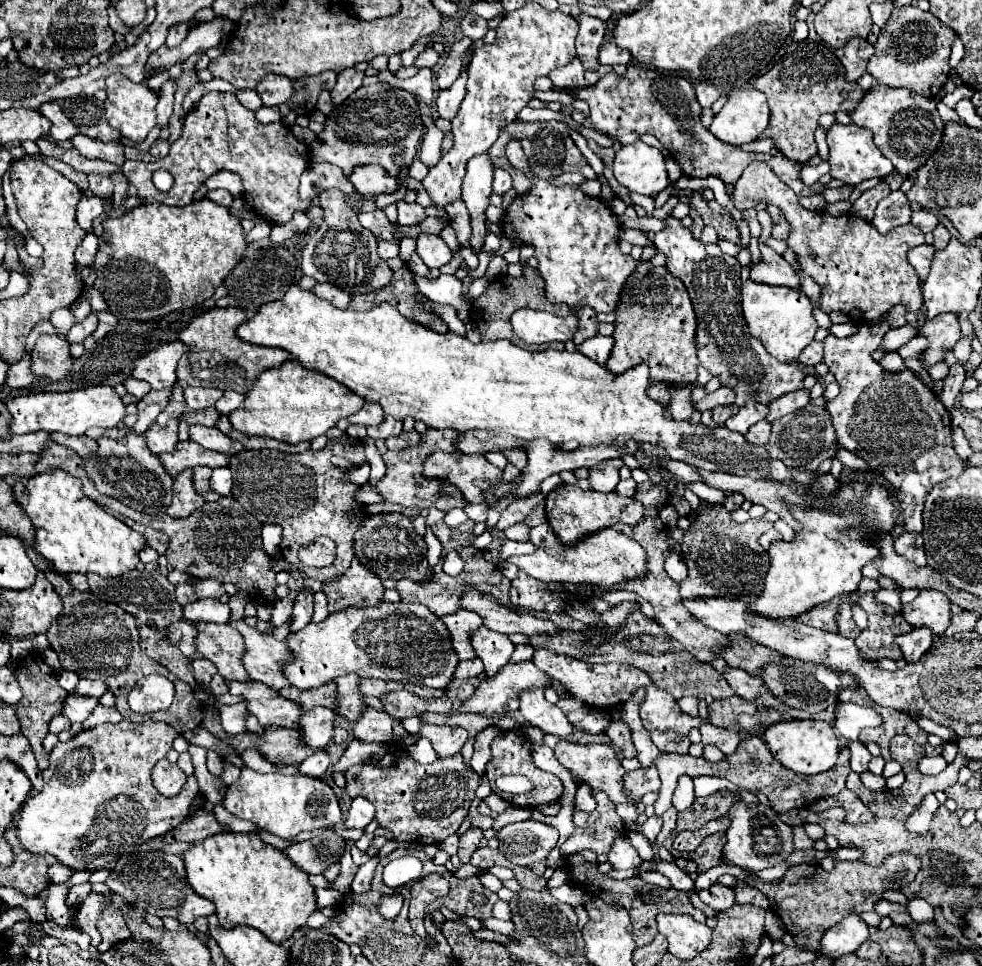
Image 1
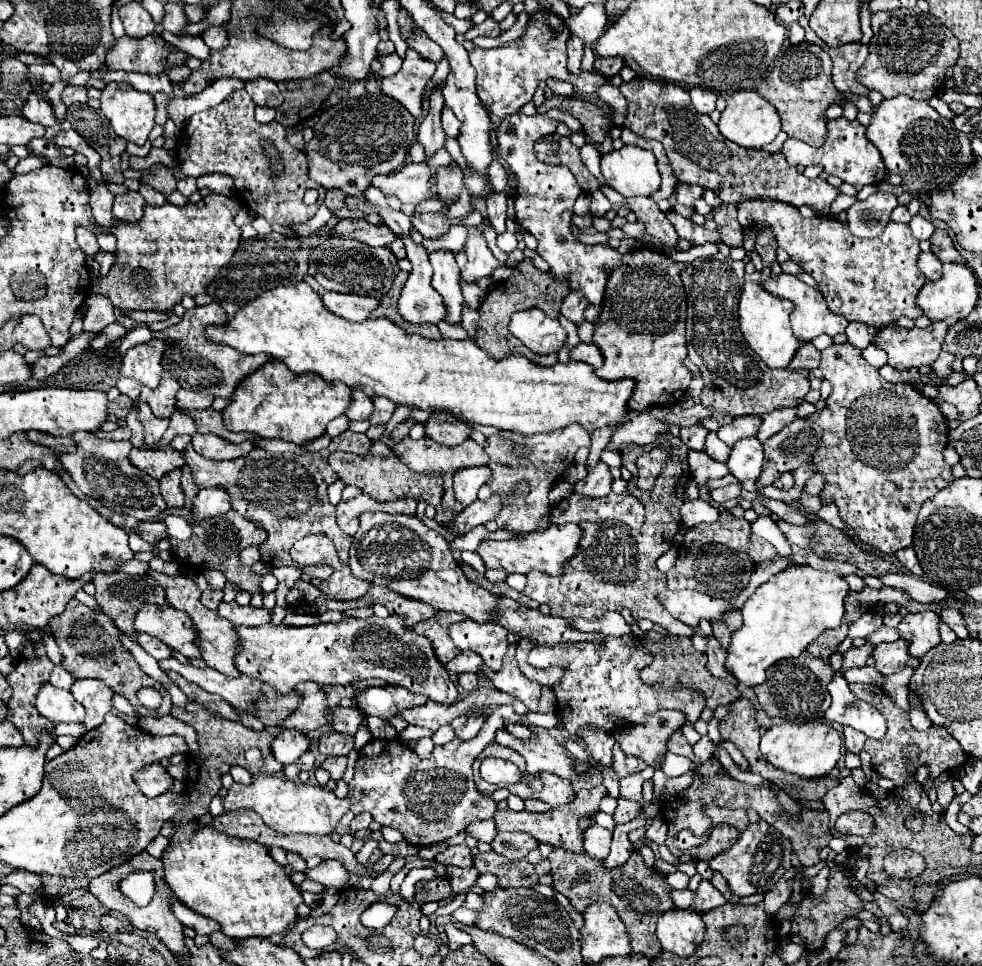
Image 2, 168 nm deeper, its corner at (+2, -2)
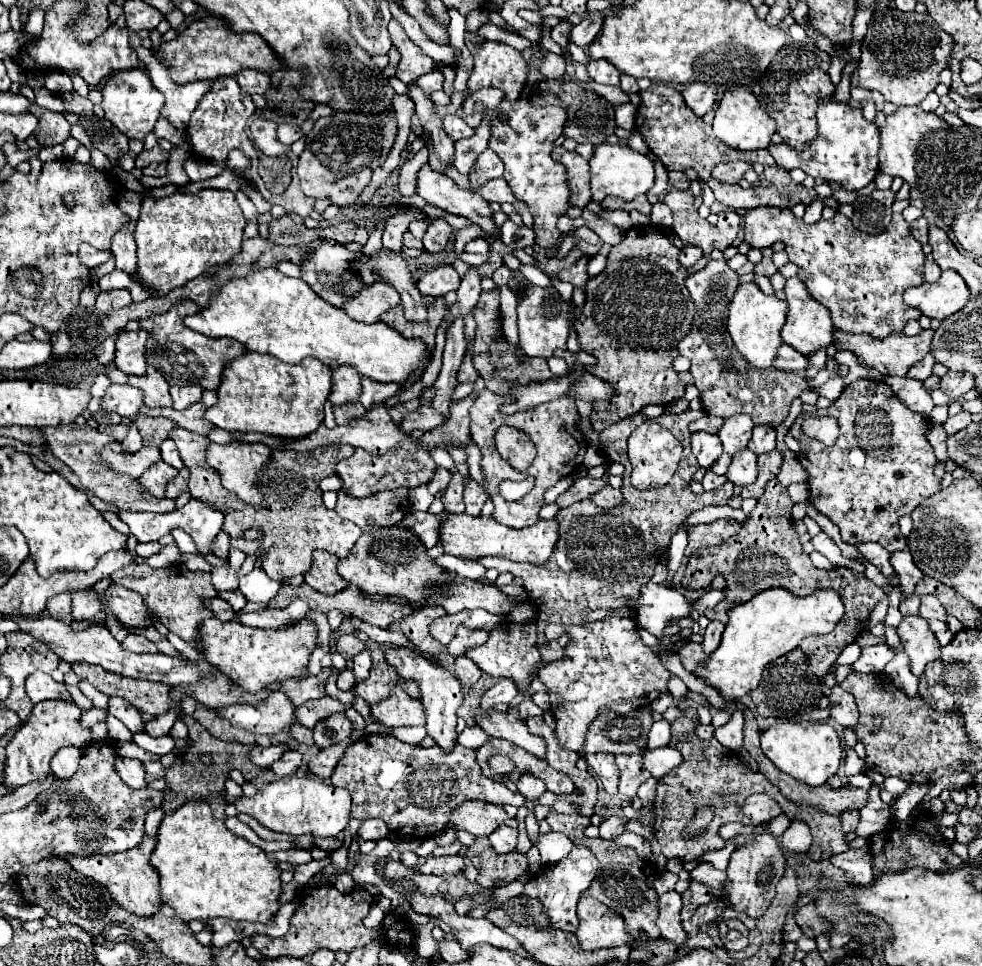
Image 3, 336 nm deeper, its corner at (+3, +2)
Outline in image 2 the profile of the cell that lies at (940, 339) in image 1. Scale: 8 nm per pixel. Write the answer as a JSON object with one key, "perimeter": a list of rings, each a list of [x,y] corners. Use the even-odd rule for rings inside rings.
{"perimeter":[[[931,322],[931,326],[927,326],[925,330],[885,326],[875,332],[871,344],[887,352],[889,366],[893,366],[895,370],[919,368],[937,360],[947,328],[947,322]]]}

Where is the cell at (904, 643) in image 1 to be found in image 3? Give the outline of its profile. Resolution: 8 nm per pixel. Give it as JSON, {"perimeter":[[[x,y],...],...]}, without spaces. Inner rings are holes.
{"perimeter":[[[876,644],[870,648],[862,650],[862,656],[858,662],[852,664],[852,668],[856,672],[872,672],[872,674],[880,674],[884,672],[884,666],[894,658],[894,652],[888,644]]]}

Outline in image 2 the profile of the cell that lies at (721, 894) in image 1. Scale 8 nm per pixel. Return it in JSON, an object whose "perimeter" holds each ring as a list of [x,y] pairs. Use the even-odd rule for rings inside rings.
{"perimeter":[[[701,880],[699,888],[695,890],[695,898],[691,904],[691,910],[695,912],[709,912],[717,906],[723,906],[727,900],[721,896],[721,892],[709,882],[709,880]]]}

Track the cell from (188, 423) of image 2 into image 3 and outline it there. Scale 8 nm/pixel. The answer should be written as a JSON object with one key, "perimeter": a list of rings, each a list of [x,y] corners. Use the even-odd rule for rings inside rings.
{"perimeter":[[[140,416],[134,426],[140,430],[144,442],[148,444],[156,444],[160,446],[172,432],[172,428],[176,428],[176,422],[170,418],[150,418],[150,416]]]}

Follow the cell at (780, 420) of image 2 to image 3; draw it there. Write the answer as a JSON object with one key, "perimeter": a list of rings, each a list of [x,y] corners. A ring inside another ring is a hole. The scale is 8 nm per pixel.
{"perimeter":[[[756,424],[752,430],[752,438],[748,442],[748,448],[754,454],[762,454],[762,452],[770,452],[776,448],[776,428],[768,426],[768,424]]]}

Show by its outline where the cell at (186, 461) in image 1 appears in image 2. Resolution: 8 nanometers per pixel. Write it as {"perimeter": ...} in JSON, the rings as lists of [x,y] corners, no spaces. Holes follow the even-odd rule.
{"perimeter":[[[163,446],[159,450],[149,450],[149,448],[141,448],[139,450],[139,448],[133,448],[129,452],[129,460],[131,460],[131,464],[135,464],[135,468],[155,476],[157,480],[163,474],[167,474],[169,470],[185,466],[183,454],[173,450],[171,446]]]}

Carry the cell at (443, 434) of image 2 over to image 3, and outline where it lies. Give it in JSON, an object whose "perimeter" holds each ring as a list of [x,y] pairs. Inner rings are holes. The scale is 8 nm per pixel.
{"perimeter":[[[422,404],[416,412],[412,412],[410,416],[406,416],[406,420],[402,422],[402,430],[404,432],[412,432],[412,430],[434,430],[436,426],[442,426],[446,422],[446,418],[434,410],[430,404]]]}

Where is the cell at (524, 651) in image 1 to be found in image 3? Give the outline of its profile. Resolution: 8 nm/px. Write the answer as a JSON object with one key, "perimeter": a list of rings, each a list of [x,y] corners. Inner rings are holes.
{"perimeter":[[[506,622],[506,628],[498,628],[498,632],[492,632],[486,644],[468,648],[466,656],[492,678],[510,678],[516,684],[518,692],[524,694],[532,682],[532,668],[540,662],[540,654],[536,650],[536,624]]]}

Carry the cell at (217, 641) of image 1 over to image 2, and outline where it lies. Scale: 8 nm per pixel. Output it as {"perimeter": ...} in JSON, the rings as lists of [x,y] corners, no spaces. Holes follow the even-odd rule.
{"perimeter":[[[143,604],[135,614],[135,632],[145,632],[163,640],[169,648],[181,652],[187,658],[199,658],[199,648],[195,644],[197,632],[193,622],[183,612],[177,612],[171,606]]]}

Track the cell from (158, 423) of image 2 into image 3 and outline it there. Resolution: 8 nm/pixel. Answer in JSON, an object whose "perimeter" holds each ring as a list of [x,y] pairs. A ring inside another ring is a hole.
{"perimeter":[[[112,384],[106,390],[106,396],[102,398],[102,410],[104,412],[116,412],[124,418],[136,420],[140,416],[140,408],[144,406],[144,396],[138,388],[130,384]]]}

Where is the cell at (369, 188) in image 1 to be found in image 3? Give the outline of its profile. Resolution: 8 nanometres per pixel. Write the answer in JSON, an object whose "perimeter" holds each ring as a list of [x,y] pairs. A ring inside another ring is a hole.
{"perimeter":[[[428,164],[418,172],[418,194],[434,208],[446,210],[450,214],[464,216],[474,224],[482,226],[482,230],[494,234],[498,228],[490,220],[488,202],[474,192],[462,190],[452,178],[434,172]]]}

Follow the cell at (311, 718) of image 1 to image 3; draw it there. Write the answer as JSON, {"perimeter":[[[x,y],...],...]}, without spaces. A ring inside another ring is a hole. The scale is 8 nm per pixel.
{"perimeter":[[[272,744],[268,748],[264,746],[254,746],[250,750],[250,760],[256,766],[272,766],[276,760],[280,760],[284,756],[284,752],[288,752],[286,744]]]}

